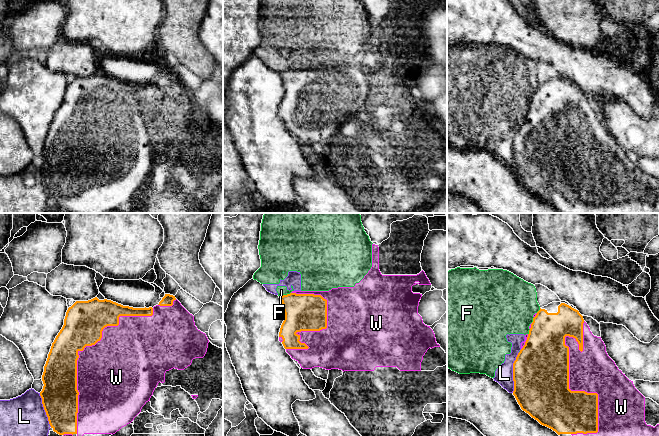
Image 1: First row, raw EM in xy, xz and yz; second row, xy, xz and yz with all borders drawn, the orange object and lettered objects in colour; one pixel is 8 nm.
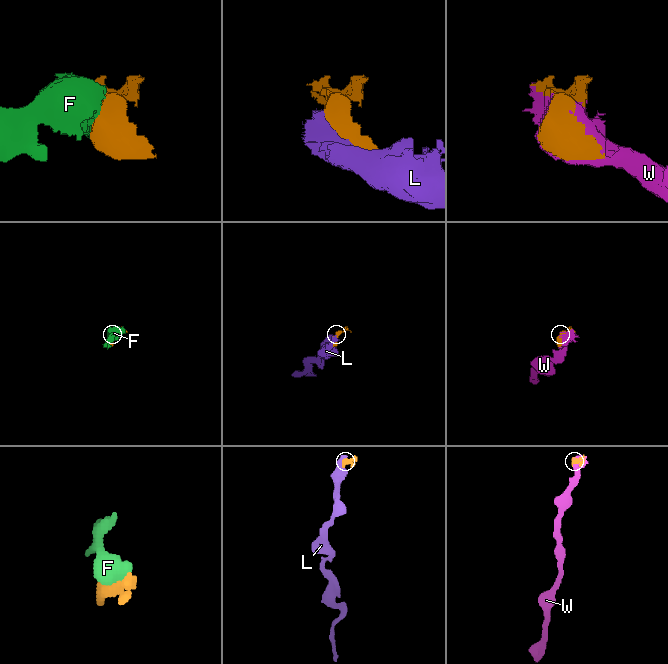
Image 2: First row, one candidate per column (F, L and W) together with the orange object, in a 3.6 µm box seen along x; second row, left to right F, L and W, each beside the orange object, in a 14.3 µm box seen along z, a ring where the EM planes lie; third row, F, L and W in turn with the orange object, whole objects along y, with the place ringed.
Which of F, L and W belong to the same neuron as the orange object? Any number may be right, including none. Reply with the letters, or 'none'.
W

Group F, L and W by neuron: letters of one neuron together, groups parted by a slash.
F L / W

